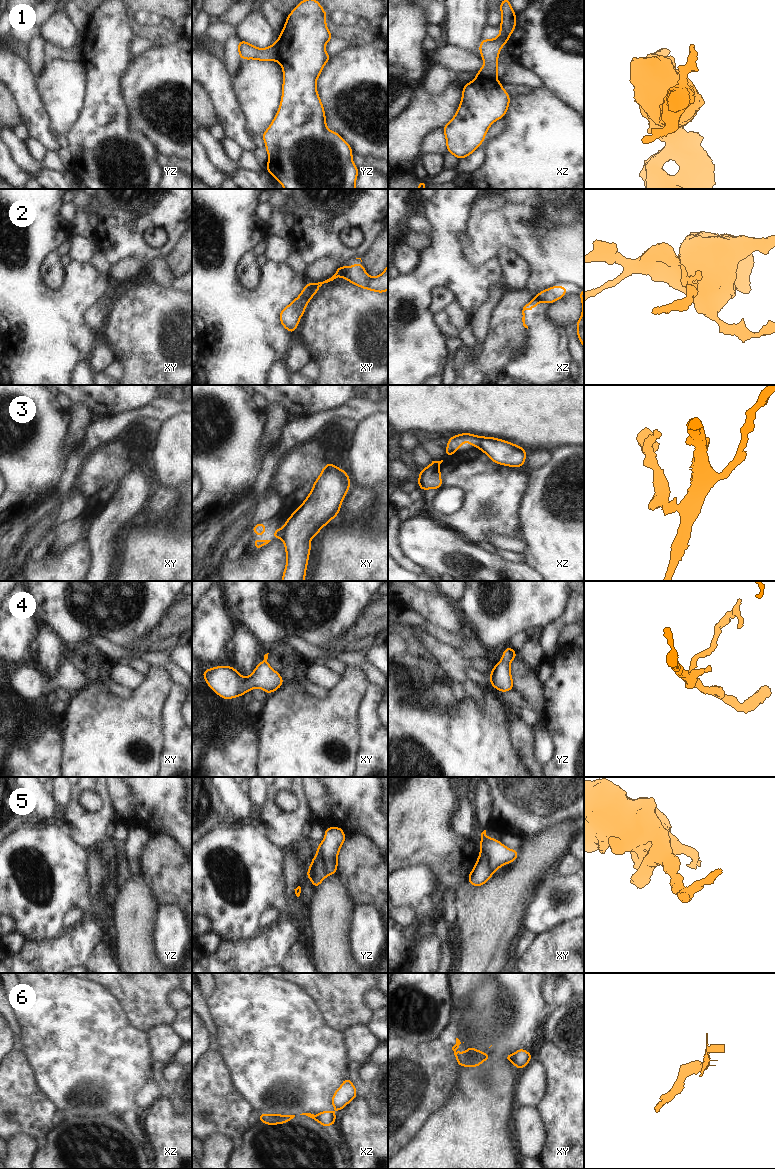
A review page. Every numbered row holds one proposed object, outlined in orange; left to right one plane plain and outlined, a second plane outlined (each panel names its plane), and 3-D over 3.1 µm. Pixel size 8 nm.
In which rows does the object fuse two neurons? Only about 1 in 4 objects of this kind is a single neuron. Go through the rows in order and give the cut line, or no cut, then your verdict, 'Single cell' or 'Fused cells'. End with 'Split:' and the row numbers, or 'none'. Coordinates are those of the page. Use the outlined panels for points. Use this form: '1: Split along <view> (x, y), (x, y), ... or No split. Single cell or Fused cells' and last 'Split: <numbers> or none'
1: Split along xz (477, 75), (495, 79). Fused cells
2: Split along xy (343, 267), (342, 276). Fused cells
3: Split along xz (479, 437), (476, 446). Fused cells
4: No split. Single cell
5: Split along xy (480, 851), (487, 855), (489, 868), (493, 872). Fused cells
6: Split along xz (316, 1115), (318, 1121). Fused cells
Split: 1, 2, 3, 5, 6

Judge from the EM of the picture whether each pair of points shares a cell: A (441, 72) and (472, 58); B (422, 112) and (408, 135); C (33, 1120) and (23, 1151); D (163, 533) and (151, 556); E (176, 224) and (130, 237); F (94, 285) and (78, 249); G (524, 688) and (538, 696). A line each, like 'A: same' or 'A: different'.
A: different
B: same
C: different
D: same
E: same
F: different
G: same

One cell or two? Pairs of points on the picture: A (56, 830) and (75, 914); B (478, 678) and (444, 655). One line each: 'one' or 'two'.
A: two
B: two

